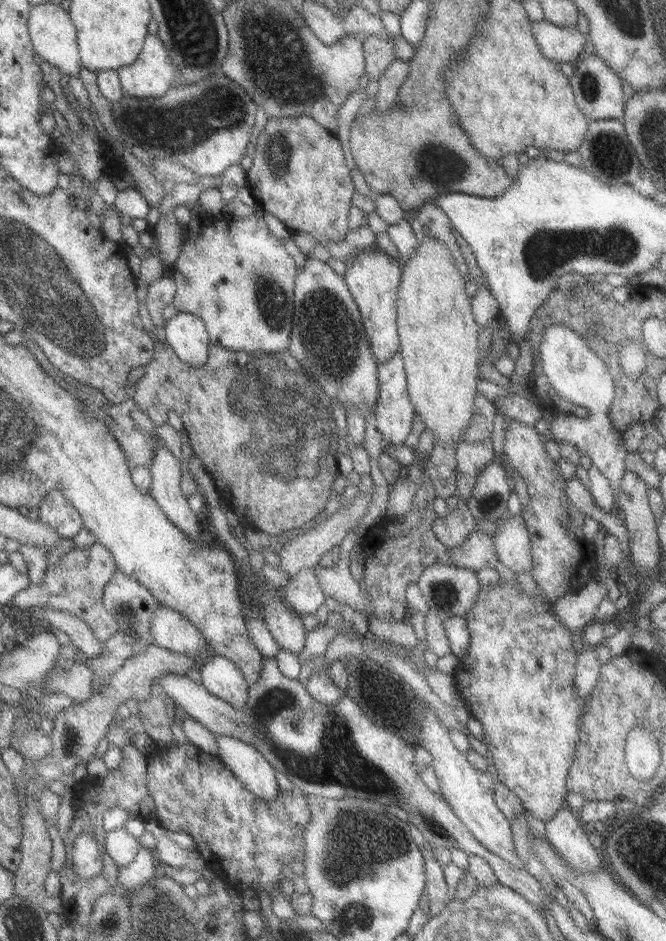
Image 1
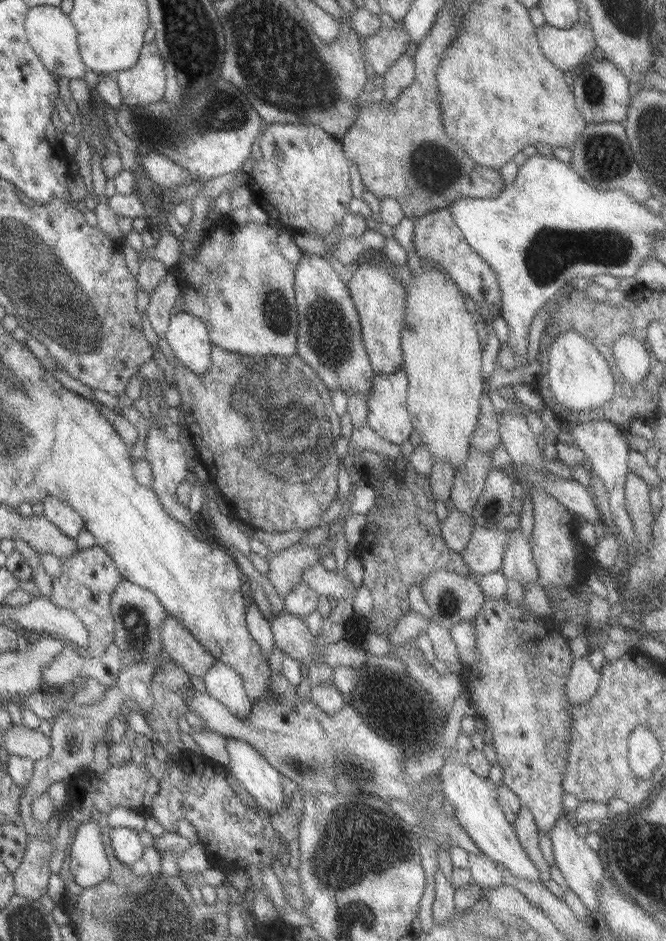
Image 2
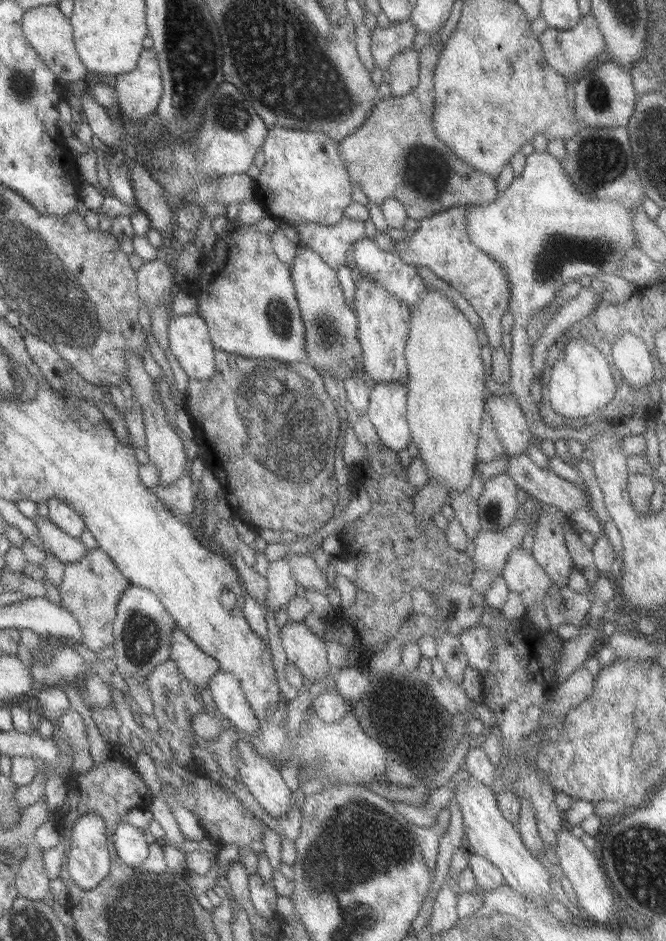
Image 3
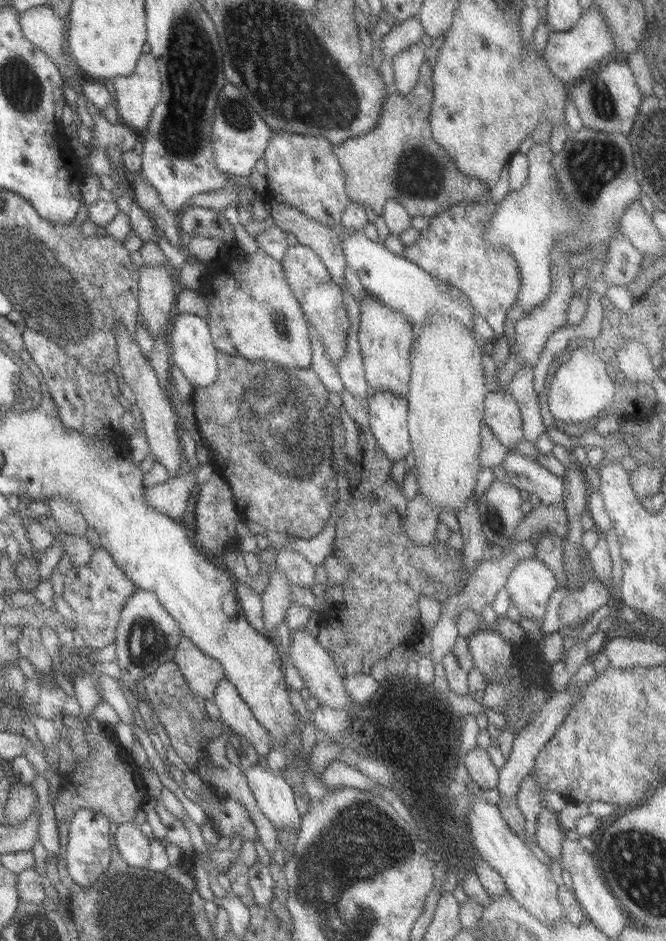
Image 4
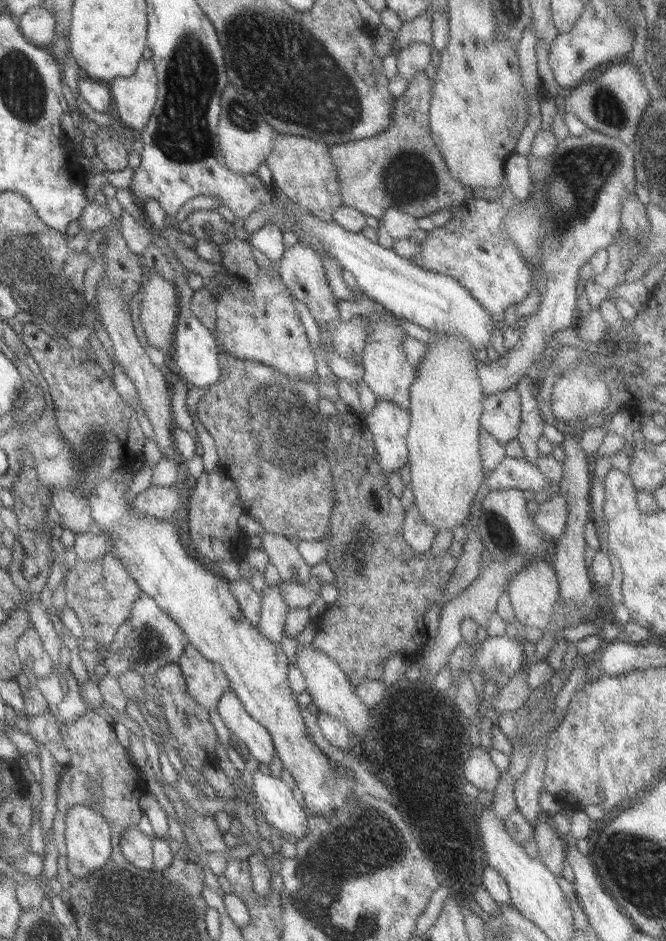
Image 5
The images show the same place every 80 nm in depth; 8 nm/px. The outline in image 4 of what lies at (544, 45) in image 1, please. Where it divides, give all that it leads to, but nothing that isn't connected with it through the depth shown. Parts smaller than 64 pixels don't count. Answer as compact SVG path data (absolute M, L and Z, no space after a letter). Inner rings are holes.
M595 4L589 5L575 24L565 32L549 32L544 49L543 59L548 66L549 72L566 86L579 81L579 76L596 69L602 63L615 56L616 46L610 28L599 7Z

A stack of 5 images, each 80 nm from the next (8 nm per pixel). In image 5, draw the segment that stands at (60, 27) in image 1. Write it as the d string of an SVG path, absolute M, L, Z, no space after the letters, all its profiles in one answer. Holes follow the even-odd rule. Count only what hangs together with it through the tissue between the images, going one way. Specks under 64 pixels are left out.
M35 5L15 18L25 40L36 47L49 51L55 34L55 21L48 10Z

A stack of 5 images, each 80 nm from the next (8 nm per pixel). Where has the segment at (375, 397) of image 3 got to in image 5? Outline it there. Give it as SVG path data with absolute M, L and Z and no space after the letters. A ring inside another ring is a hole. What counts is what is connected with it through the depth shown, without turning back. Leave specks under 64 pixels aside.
M377 400L372 411L360 419L372 436L379 469L385 475L399 470L406 463L406 434L409 428L407 410L389 402Z

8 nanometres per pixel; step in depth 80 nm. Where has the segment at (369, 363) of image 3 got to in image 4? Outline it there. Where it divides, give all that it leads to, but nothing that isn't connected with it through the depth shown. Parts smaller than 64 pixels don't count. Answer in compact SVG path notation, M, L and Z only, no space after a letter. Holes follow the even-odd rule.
M366 294L359 303L359 328L356 339L362 358L364 379L374 392L392 392L399 398L406 399L410 377L410 347L413 327L403 315L391 311L376 298Z

